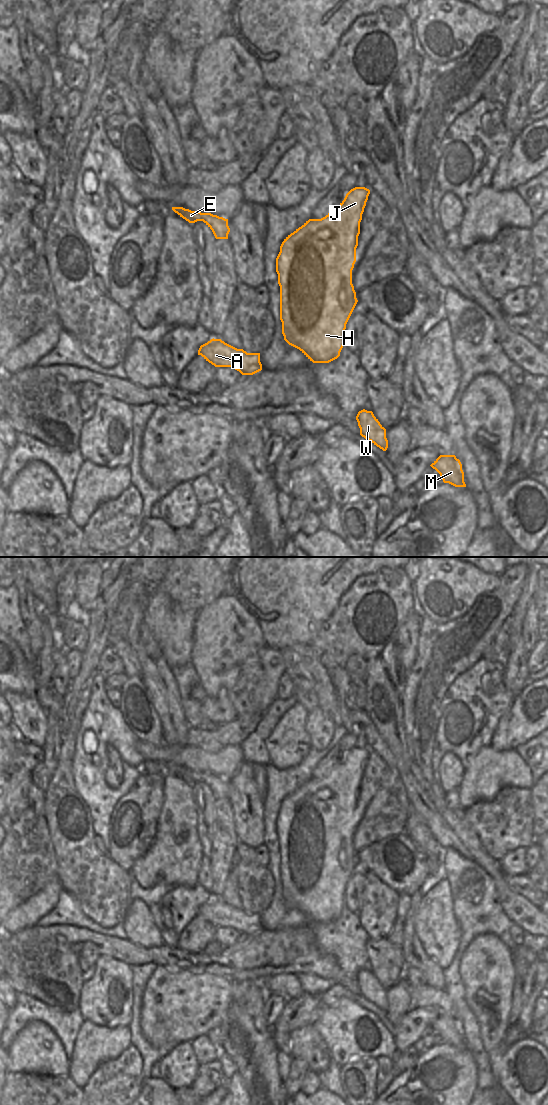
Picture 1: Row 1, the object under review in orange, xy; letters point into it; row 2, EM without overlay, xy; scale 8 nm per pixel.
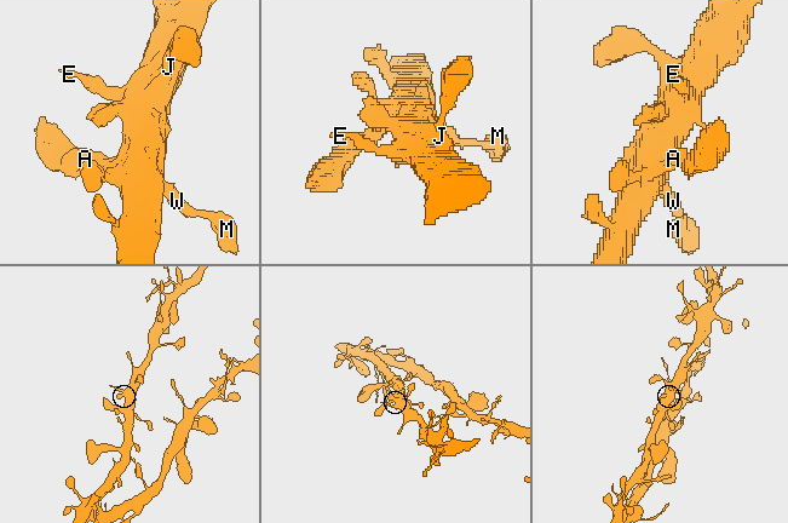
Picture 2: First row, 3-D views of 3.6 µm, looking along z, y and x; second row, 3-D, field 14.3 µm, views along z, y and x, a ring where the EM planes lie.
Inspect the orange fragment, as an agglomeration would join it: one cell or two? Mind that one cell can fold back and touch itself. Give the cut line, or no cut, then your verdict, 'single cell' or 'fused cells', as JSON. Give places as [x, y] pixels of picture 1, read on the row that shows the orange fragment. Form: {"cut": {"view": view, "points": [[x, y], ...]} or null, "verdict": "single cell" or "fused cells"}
{"cut": null, "verdict": "single cell"}

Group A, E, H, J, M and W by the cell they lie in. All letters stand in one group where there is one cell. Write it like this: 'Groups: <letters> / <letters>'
Groups: A E H J M W.

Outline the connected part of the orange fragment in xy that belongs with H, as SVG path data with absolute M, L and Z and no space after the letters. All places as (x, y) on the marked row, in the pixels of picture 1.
M365 187L351 189L344 200L325 217L309 219L288 235L276 258L284 340L299 349L313 363L329 363L337 359L344 346L346 324L358 302L352 284L352 270L356 262L360 222L369 194L370 190Z

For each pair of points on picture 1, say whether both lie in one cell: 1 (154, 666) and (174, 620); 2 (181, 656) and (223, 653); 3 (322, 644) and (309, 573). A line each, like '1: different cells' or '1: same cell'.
1: different cells
2: different cells
3: different cells

